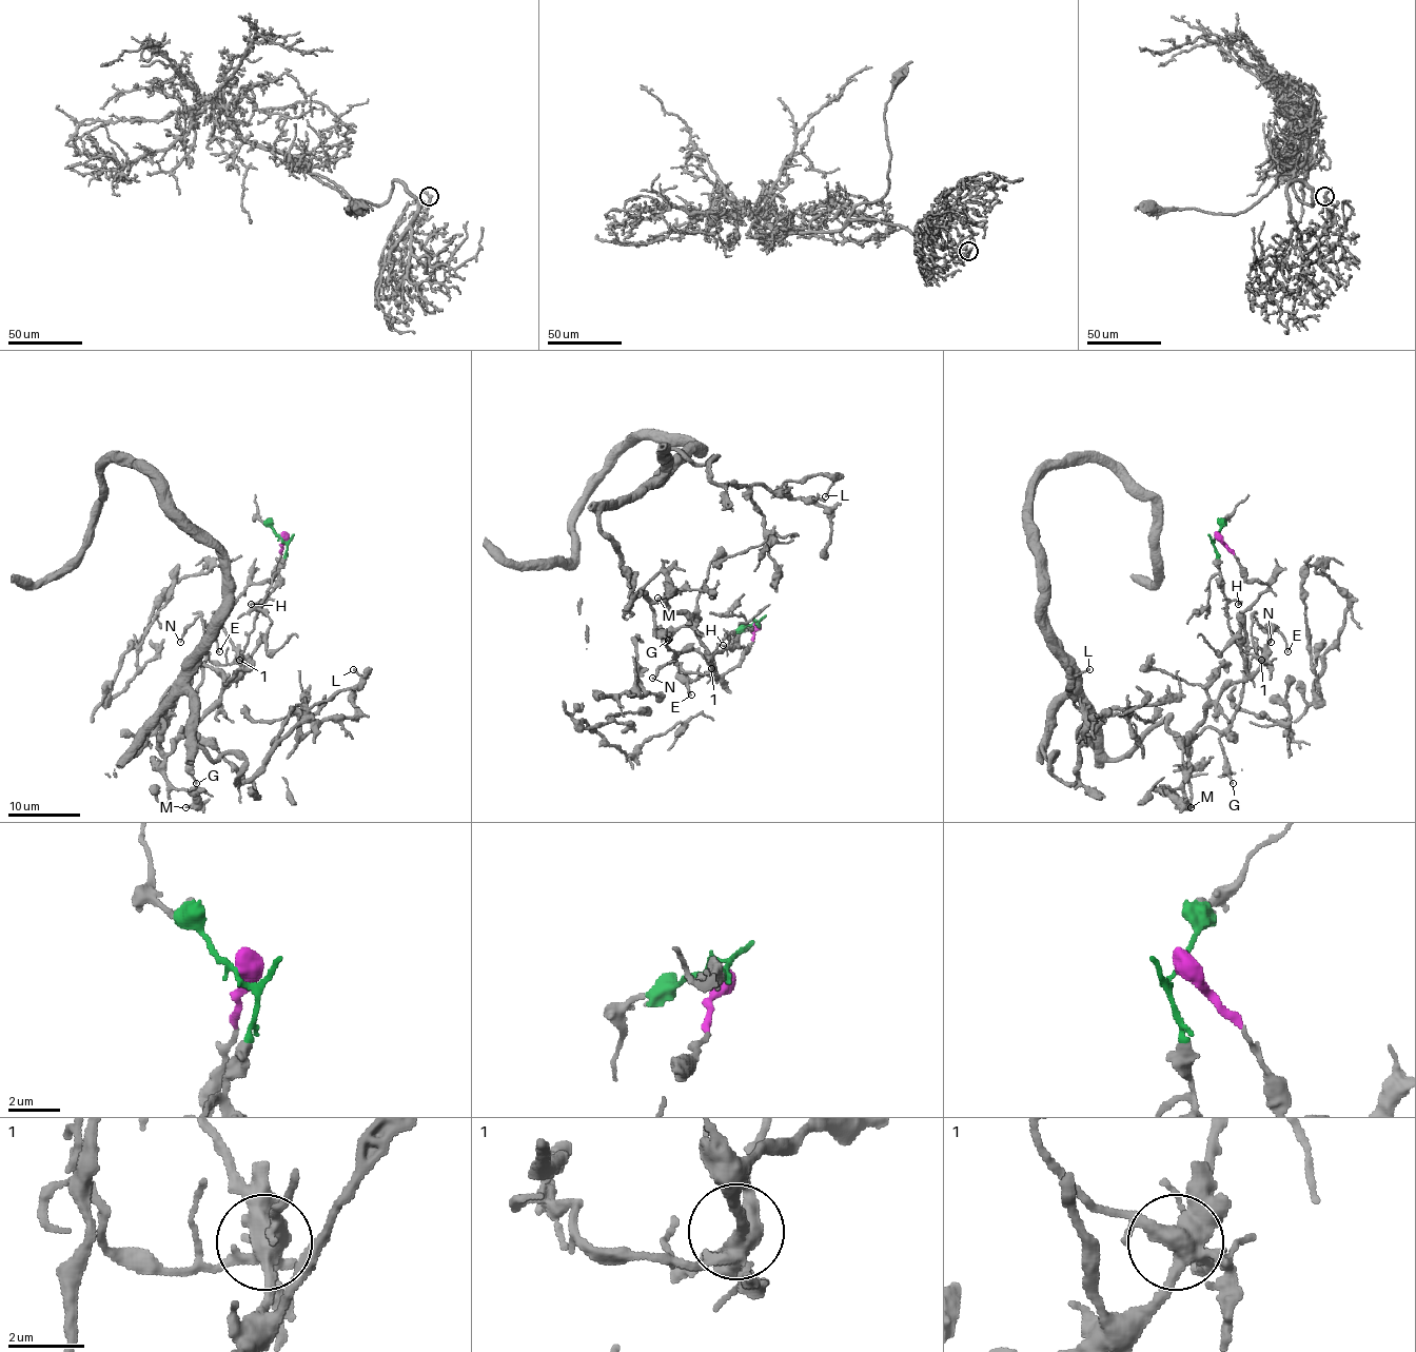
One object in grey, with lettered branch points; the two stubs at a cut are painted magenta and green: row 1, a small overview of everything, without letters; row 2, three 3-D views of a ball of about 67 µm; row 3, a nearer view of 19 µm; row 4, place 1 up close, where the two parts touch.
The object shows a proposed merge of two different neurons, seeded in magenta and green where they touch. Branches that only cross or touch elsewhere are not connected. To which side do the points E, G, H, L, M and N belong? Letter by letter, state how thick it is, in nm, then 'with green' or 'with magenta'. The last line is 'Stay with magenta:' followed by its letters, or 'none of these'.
E: calibre 160 nm; with magenta
G: calibre 150 nm; with magenta
H: calibre 120 nm; with green
L: calibre 140 nm; with magenta
M: calibre 190 nm; with magenta
N: calibre 120 nm; with green
Stay with magenta: E, G, L, M

